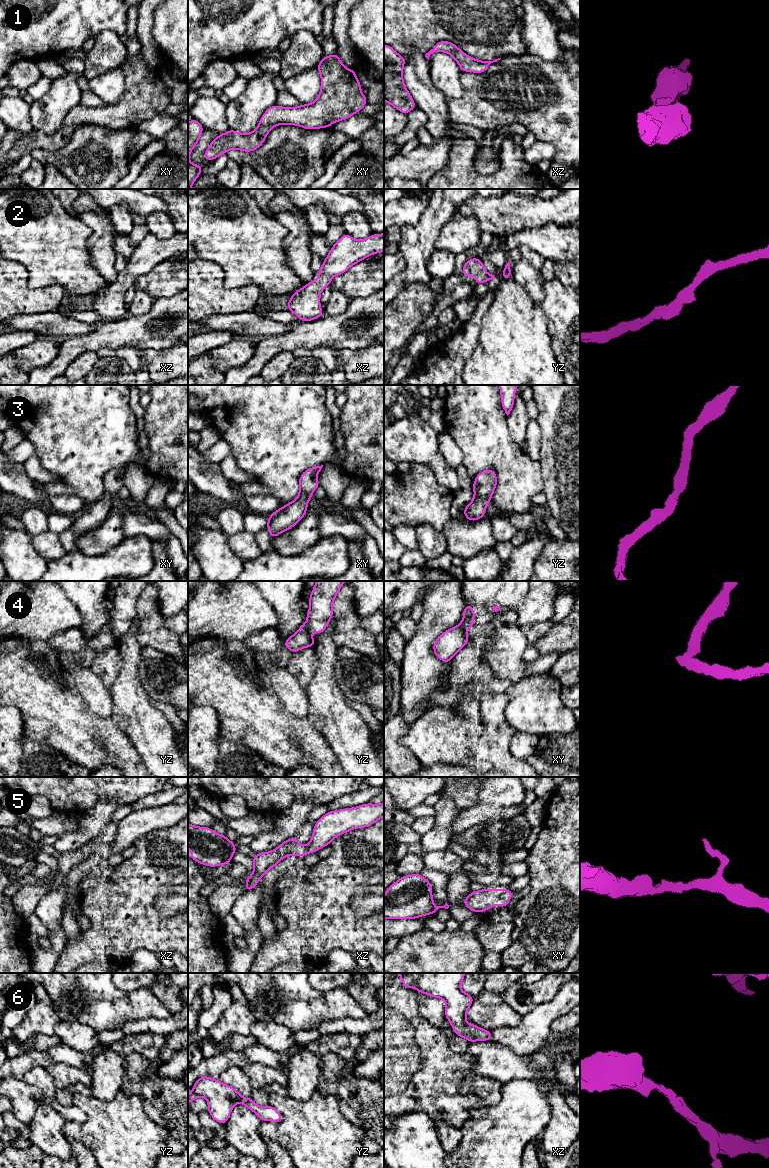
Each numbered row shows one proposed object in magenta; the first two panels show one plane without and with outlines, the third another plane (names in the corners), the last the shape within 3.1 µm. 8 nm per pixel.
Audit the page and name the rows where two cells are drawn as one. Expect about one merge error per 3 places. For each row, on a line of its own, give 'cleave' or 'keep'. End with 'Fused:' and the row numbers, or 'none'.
1: keep
2: keep
3: keep
4: cleave
5: keep
6: keep
Fused: 4

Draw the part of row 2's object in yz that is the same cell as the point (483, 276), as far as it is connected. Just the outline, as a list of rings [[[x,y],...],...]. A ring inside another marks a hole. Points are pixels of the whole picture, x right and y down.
[[[471,258],[463,265],[463,278],[469,275],[475,276],[475,283],[484,283],[492,280],[495,275],[485,271],[482,261],[479,258]]]

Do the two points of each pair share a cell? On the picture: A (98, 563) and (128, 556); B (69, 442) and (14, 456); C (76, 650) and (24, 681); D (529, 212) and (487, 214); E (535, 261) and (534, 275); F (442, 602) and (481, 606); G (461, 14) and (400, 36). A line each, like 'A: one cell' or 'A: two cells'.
A: one cell
B: two cells
C: two cells
D: one cell
E: two cells
F: two cells
G: one cell

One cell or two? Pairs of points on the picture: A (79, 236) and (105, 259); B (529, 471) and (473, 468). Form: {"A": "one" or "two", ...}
{"A": "two", "B": "one"}

